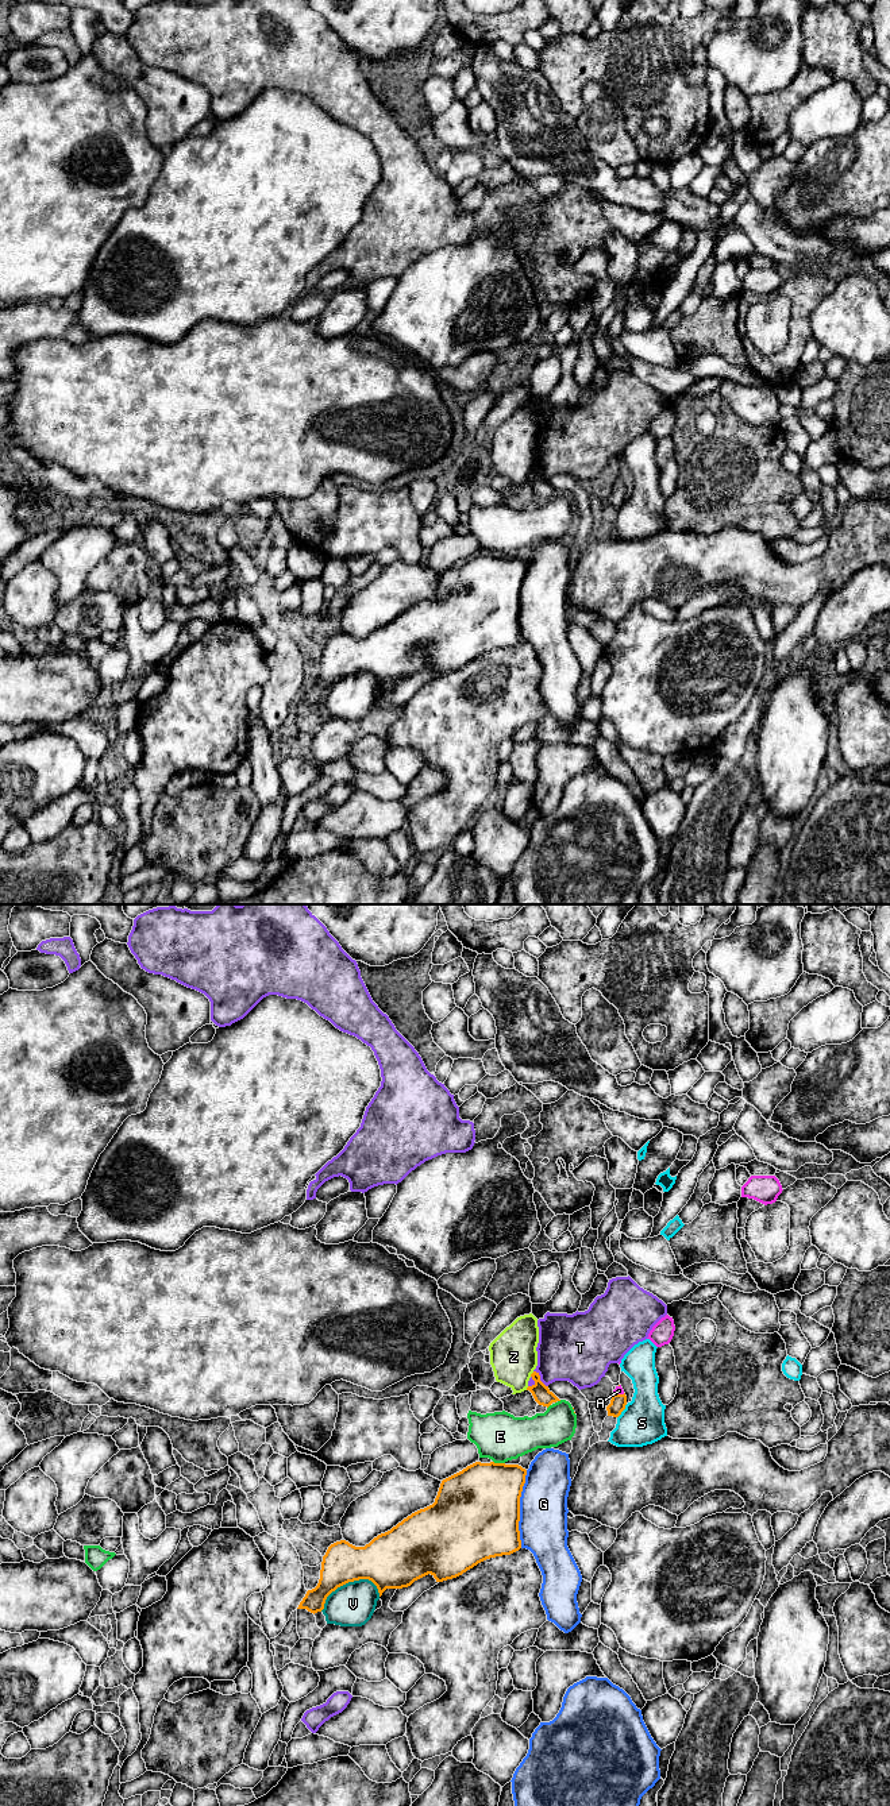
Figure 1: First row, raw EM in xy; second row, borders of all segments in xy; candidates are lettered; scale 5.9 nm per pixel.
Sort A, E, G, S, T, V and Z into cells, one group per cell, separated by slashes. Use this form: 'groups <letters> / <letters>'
groups A / E / G / S / T / V / Z

